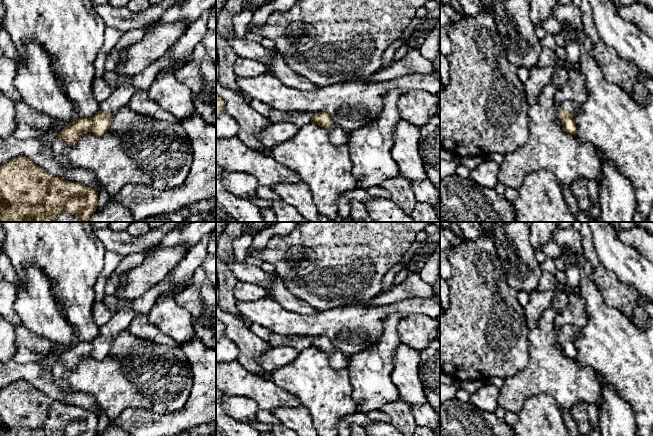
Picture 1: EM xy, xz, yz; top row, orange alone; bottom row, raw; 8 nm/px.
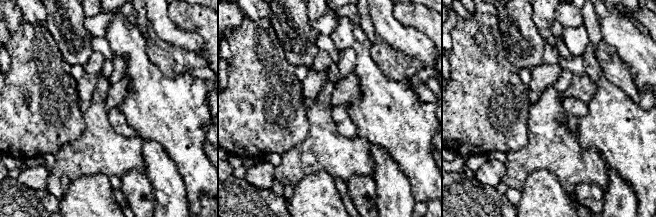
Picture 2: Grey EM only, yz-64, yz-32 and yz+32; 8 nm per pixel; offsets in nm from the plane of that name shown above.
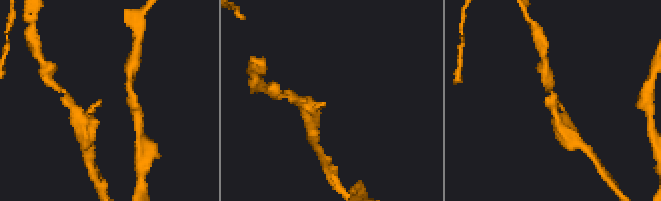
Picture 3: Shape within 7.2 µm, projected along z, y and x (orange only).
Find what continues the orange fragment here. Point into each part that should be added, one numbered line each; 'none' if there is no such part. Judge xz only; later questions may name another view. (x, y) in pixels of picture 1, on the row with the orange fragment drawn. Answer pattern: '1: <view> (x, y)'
1: xz (337, 135)

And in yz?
1: yz (572, 107)

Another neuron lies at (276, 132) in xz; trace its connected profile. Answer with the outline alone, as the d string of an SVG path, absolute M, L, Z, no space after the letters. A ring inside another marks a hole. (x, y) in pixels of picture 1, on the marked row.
M272 122L265 129L260 130L260 143L271 150L280 142L285 142L293 138L299 131L297 125L286 122Z

